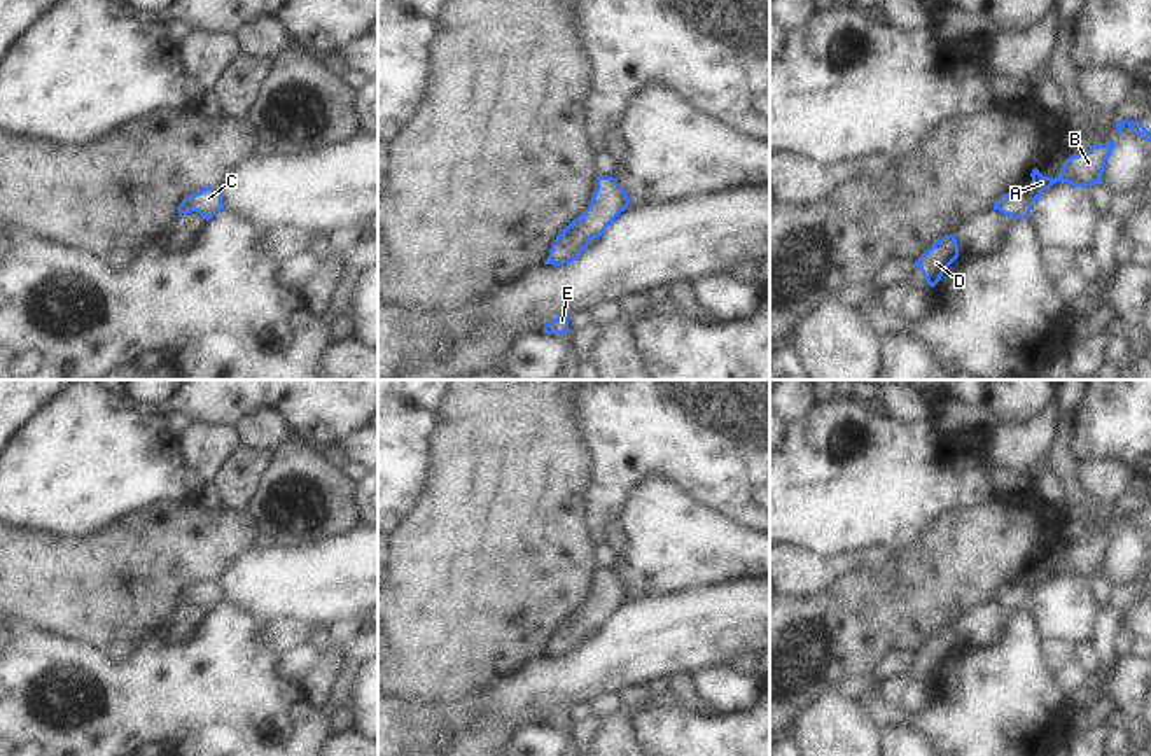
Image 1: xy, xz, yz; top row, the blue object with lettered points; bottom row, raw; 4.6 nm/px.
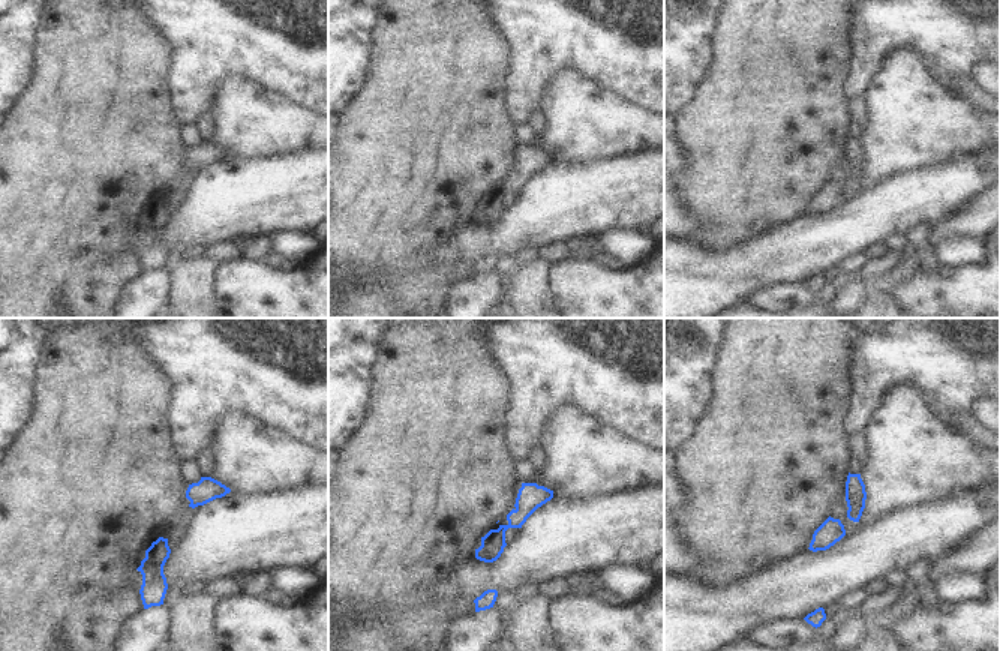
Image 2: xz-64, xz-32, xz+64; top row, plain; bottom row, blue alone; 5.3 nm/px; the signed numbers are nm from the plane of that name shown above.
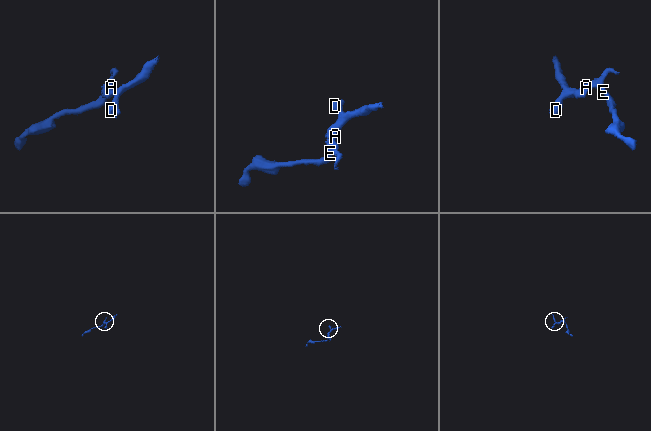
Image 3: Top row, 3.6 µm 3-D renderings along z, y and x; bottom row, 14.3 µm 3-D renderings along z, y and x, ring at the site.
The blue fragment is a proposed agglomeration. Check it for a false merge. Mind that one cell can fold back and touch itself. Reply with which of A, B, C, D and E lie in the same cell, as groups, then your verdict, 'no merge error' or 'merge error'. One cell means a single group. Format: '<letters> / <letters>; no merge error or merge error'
A B C D E; no merge error

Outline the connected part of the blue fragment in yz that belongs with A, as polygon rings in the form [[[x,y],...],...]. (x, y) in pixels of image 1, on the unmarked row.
[[[1114,532],[1106,537],[1092,537],[1086,544],[1072,546],[1064,553],[1062,564],[1057,570],[1043,569],[1037,560],[1032,562],[1032,574],[1011,586],[1002,586],[994,602],[1011,611],[1029,611],[1034,593],[1053,576],[1067,574],[1071,578],[1086,579],[1102,574],[1106,553],[1114,539]]]

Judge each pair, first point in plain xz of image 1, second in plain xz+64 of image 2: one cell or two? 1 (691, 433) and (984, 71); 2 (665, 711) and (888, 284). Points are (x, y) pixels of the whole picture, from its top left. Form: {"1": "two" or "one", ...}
{"1": "two", "2": "two"}

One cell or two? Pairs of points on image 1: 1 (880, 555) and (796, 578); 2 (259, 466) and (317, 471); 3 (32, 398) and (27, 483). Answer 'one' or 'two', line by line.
1: one
2: two
3: two

